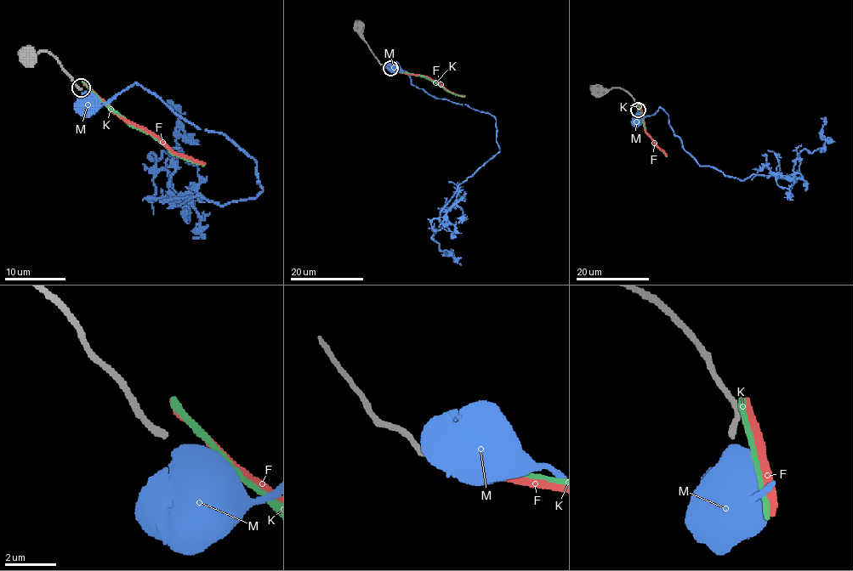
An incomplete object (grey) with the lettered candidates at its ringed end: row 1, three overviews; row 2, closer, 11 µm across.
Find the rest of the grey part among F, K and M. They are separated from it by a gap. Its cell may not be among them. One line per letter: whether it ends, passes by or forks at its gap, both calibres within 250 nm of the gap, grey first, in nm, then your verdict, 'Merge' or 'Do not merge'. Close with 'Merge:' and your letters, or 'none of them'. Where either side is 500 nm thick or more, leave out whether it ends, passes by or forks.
F: It ends there. Thickness 260 nm (grey) against 380 nm. Do not merge
K: It ends there. Thickness 260 nm (grey) against 280 nm. Do not merge
M: Thickness 260 nm (grey) against 650 nm. Do not merge
Merge: none of them

